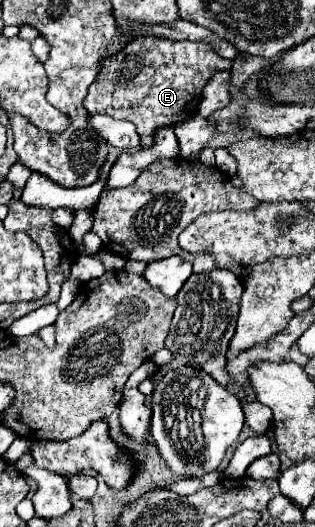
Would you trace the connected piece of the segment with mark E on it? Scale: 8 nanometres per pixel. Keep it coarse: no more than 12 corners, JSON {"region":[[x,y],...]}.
{"region":[[136,37],[102,59],[84,107],[136,125],[188,119],[232,59]]}

